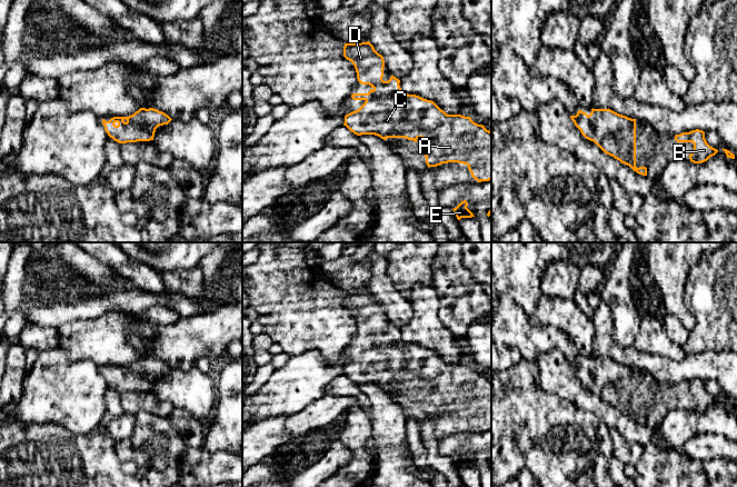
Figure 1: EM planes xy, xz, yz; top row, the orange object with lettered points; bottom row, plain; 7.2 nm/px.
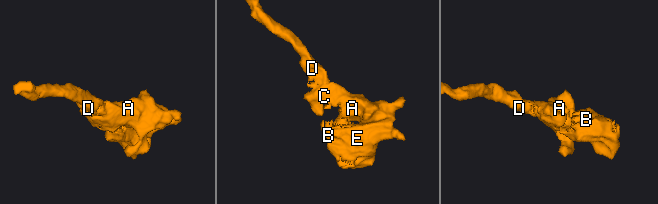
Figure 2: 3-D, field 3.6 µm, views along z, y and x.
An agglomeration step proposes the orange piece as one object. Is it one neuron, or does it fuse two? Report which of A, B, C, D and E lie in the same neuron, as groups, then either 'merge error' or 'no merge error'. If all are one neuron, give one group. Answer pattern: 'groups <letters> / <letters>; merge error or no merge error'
groups A B C D E; no merge error

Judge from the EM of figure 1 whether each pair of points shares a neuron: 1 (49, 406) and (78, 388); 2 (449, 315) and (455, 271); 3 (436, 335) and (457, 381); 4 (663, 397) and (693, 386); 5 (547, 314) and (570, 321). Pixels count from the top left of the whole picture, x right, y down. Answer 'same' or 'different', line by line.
1: same
2: same
3: different
4: same
5: same

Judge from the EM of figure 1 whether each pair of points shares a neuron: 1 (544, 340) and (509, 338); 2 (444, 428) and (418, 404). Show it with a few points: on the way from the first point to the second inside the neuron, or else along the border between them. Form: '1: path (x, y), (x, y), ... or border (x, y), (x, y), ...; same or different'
1: path (535, 340), (518, 338); same
2: path (444, 419), (432, 407), (427, 407); same

